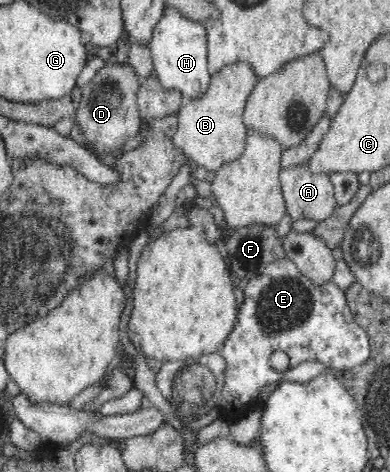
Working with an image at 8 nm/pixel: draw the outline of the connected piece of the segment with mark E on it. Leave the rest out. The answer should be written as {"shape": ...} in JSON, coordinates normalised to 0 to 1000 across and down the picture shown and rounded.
{"shape":[[[731,542],[726,549],[697,553],[695,559],[687,559],[674,570],[674,576],[664,578],[664,585],[651,585],[636,595],[628,595],[623,604],[623,619],[626,638],[621,648],[608,653],[603,691],[597,691],[595,703],[585,708],[582,722],[567,739],[572,761],[579,765],[579,784],[574,790],[577,816],[569,824],[572,837],[562,856],[562,862],[569,864],[574,888],[585,890],[595,886],[613,886],[613,881],[636,871],[633,864],[638,862],[641,852],[649,852],[656,843],[662,843],[667,826],[674,818],[685,818],[685,814],[700,809],[726,807],[726,799],[733,788],[713,788],[690,771],[692,754],[703,746],[710,746],[710,742],[718,742],[741,754],[741,782],[749,782],[779,767],[815,765],[828,769],[836,780],[838,775],[849,775],[849,780],[869,780],[869,784],[879,784],[879,780],[910,780],[910,775],[931,771],[931,767],[946,758],[946,720],[941,720],[941,708],[936,708],[938,697],[928,689],[918,686],[915,669],[910,669],[908,661],[897,657],[895,638],[887,633],[887,621],[854,597],[854,591],[833,595],[831,602],[803,600],[803,593],[795,593],[792,585],[785,585],[782,578],[772,576],[762,561]]]}

